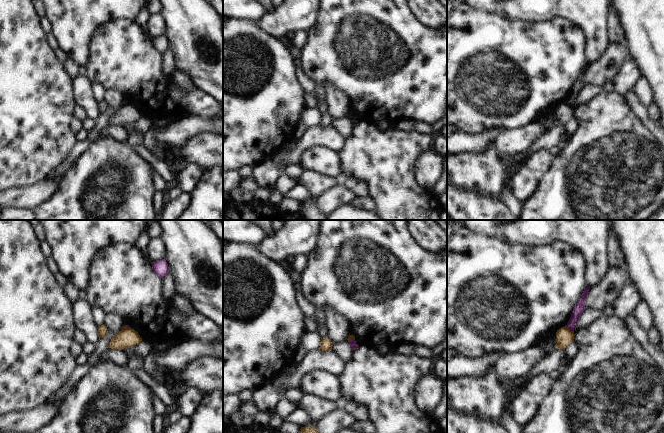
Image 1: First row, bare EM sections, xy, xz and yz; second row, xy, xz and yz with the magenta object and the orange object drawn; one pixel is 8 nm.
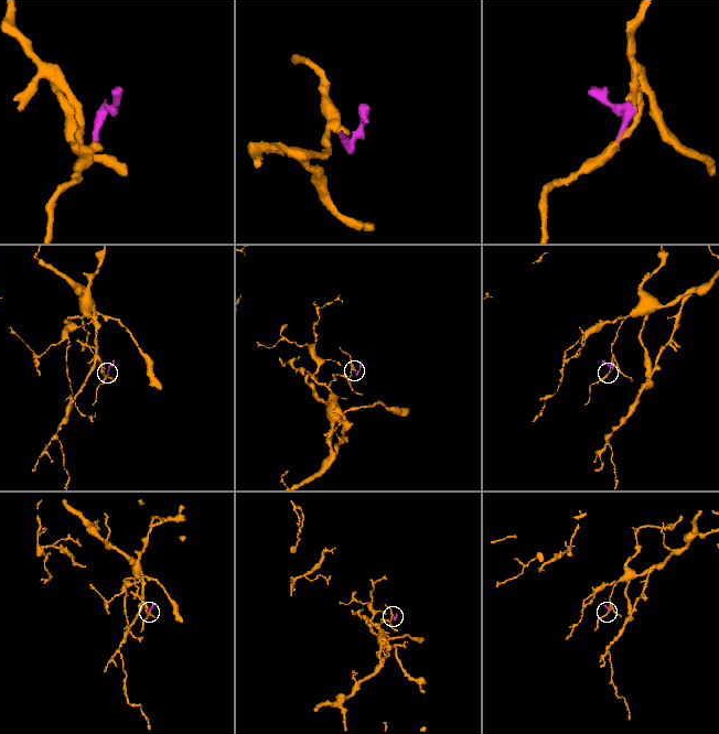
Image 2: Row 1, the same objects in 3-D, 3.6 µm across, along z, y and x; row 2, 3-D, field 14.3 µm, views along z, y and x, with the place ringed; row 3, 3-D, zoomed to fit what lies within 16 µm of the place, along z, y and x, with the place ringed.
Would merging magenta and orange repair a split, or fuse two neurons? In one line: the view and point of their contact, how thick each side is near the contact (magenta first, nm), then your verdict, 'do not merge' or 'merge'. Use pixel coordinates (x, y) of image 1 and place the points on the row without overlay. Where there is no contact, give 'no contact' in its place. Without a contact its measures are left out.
contact yz (569, 105); calibres 90 and 140 nm; do not merge

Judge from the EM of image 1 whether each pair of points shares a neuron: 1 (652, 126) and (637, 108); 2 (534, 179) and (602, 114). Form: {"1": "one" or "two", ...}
{"1": "one", "2": "two"}

